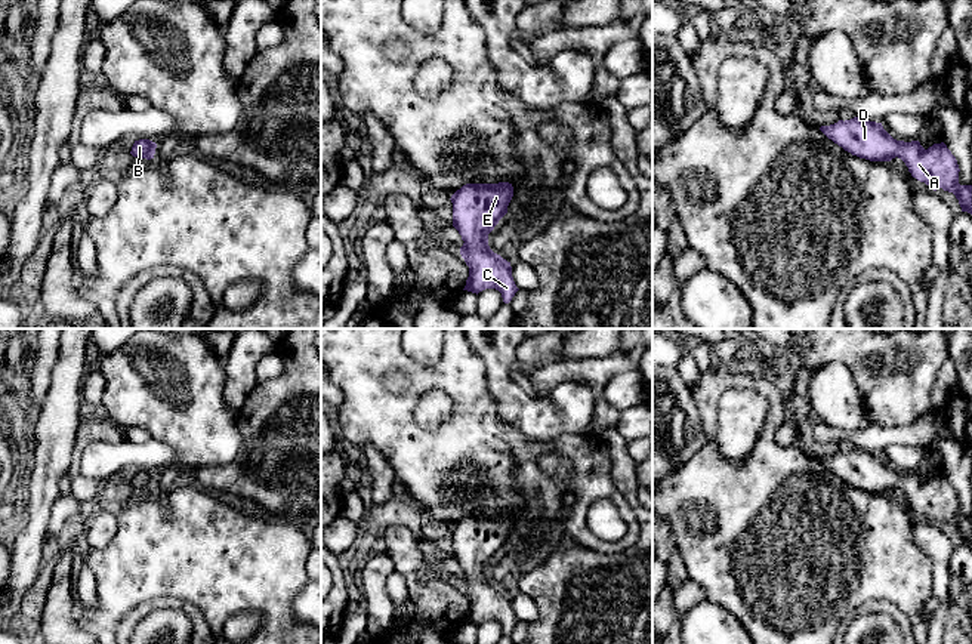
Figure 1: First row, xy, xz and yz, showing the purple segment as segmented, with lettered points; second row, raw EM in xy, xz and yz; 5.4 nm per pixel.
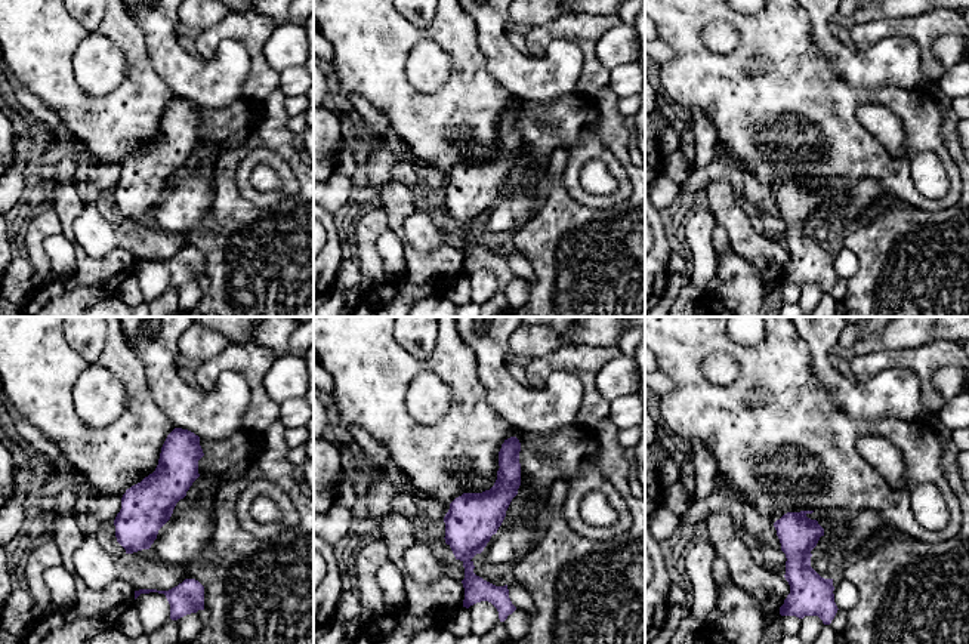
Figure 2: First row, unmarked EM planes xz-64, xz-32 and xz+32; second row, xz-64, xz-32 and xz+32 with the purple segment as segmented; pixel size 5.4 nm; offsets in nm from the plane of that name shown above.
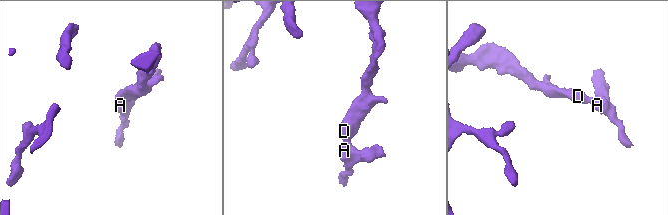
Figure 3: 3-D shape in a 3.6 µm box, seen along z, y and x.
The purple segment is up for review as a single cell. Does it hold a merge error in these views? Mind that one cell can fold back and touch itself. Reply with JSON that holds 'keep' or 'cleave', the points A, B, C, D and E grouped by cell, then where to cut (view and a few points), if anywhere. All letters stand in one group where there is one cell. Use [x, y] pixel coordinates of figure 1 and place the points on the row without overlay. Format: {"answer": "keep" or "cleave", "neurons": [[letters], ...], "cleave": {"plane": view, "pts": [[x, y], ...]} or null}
{"answer": "keep", "neurons": [["A", "B", "C", "D", "E"]], "cleave": null}

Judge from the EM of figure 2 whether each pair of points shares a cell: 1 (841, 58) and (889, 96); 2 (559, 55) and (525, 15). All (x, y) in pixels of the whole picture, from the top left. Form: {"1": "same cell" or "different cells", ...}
{"1": "different cells", "2": "different cells"}

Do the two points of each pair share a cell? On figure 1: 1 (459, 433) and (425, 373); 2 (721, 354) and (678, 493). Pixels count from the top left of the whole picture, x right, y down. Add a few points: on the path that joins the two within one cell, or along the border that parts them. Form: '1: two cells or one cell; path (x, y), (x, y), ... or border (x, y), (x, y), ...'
1: one cell; path (460, 415), (460, 397), (443, 379)
2: two cells; border (715, 363), (733, 366)

